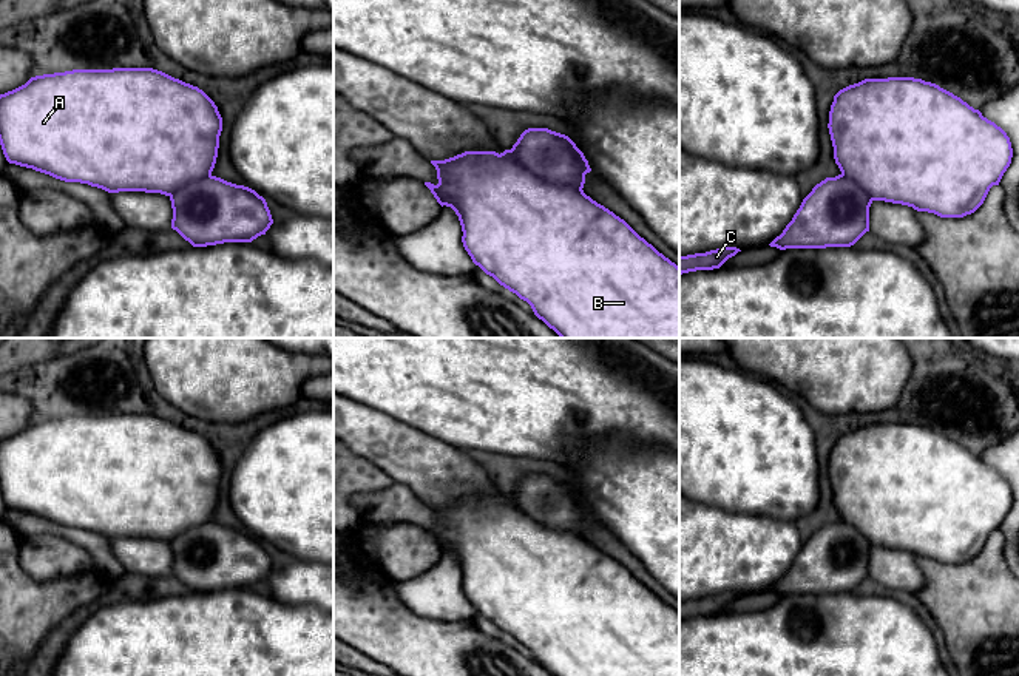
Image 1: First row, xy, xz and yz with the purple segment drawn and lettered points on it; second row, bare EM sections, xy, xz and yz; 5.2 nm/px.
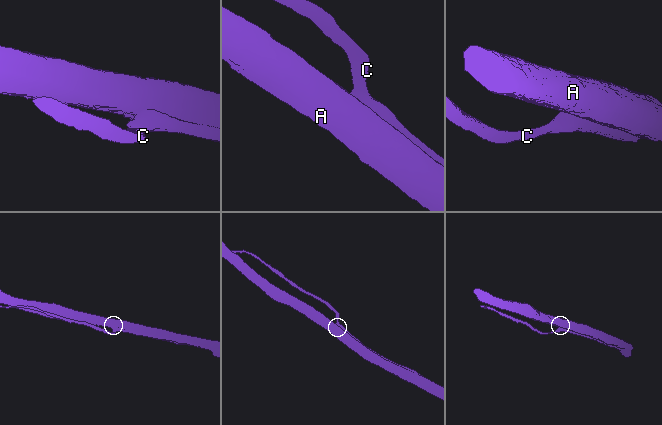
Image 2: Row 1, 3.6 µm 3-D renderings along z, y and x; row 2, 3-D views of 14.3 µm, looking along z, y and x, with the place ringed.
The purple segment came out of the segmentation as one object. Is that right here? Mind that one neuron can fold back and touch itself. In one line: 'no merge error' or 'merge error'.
merge error

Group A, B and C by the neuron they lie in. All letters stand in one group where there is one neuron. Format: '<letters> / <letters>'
A B / C

